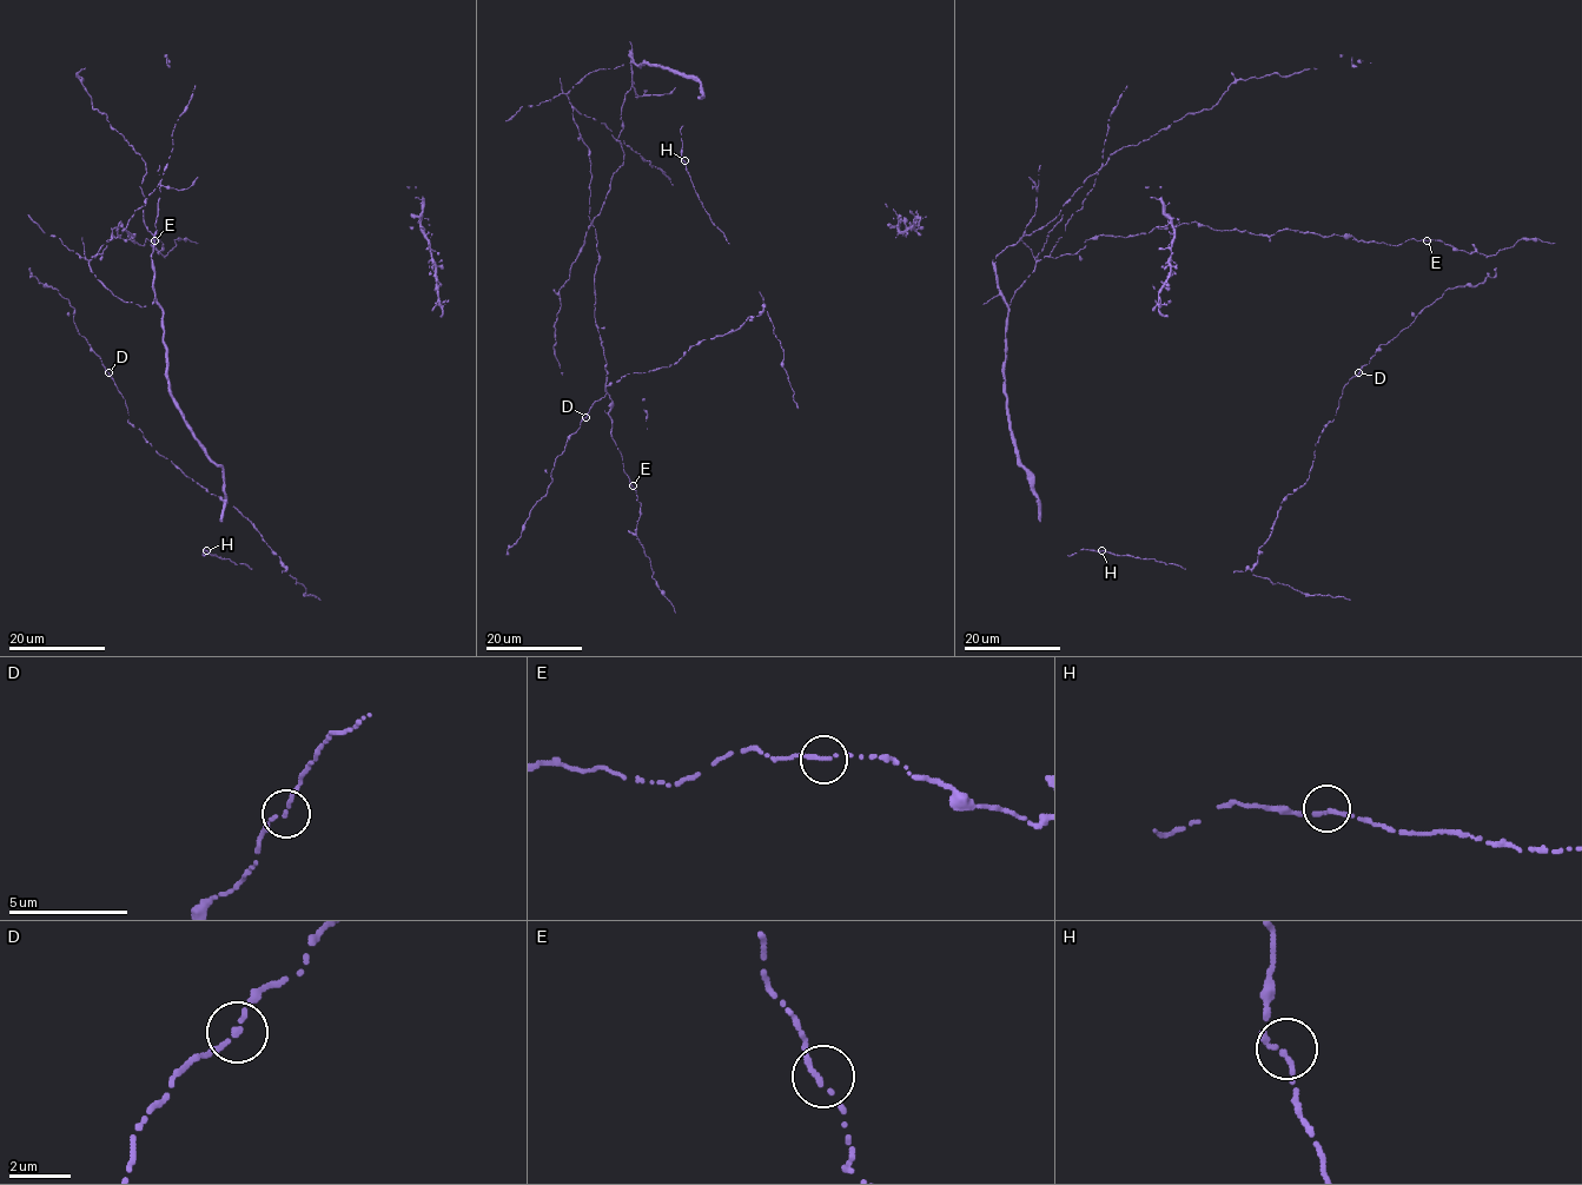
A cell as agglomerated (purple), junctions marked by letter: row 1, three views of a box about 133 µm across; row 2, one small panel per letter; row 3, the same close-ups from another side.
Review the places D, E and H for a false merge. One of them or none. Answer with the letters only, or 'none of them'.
none of them

